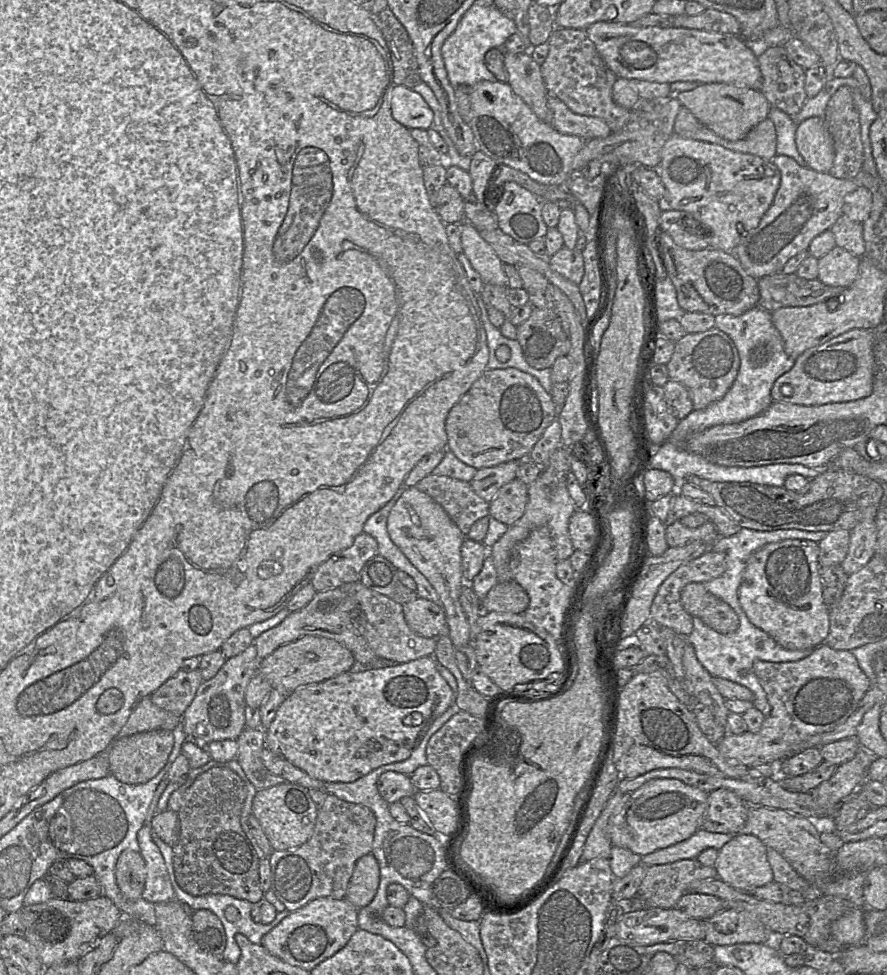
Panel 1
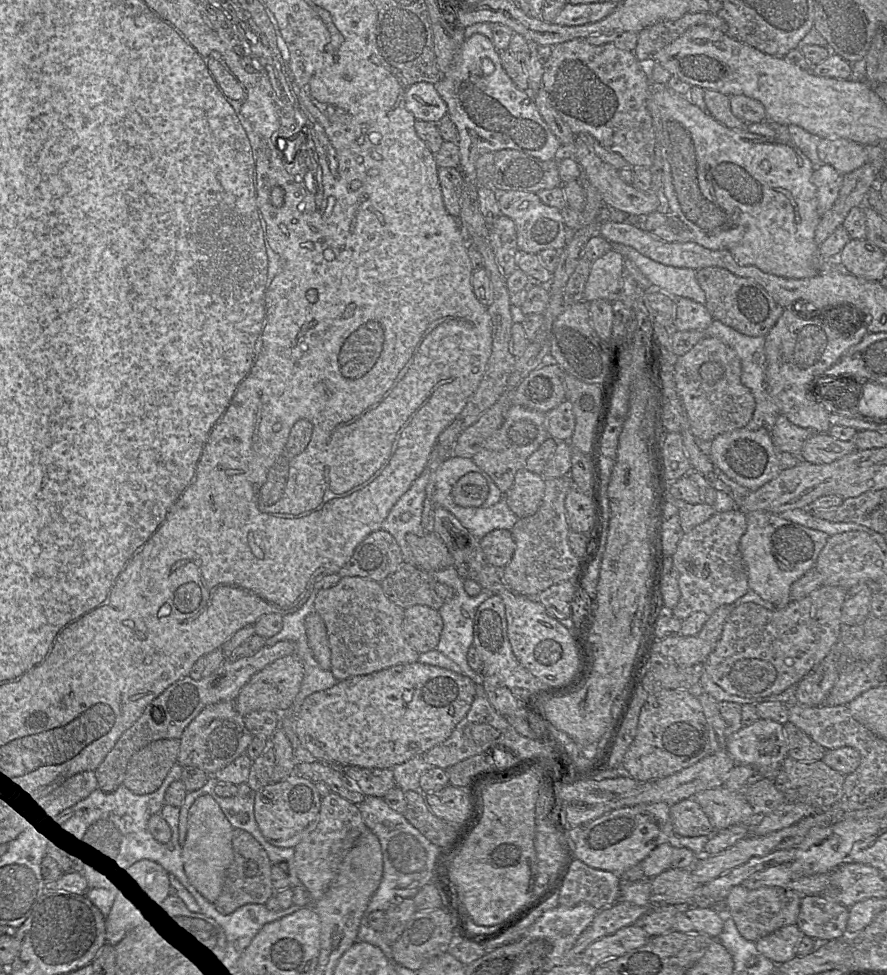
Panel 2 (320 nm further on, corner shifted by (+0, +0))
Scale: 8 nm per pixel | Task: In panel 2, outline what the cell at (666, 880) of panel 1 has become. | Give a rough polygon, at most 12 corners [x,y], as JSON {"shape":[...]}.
{"shape":[[738,885],[723,913],[756,942],[796,924],[801,894]]}

